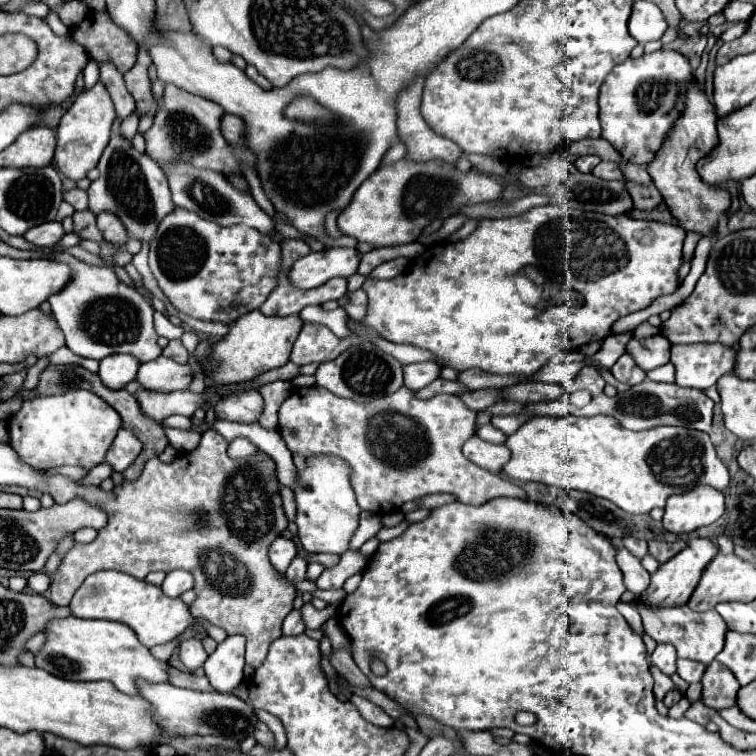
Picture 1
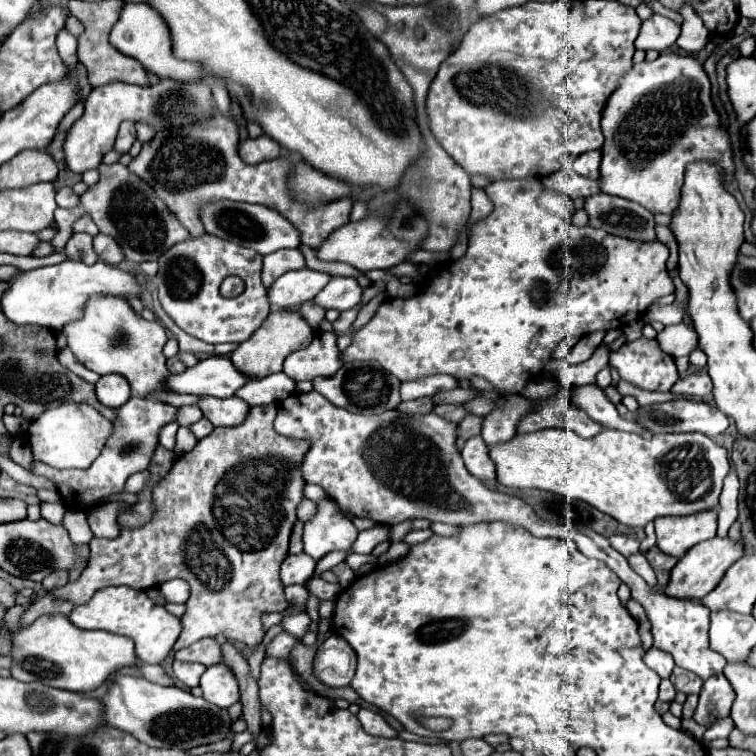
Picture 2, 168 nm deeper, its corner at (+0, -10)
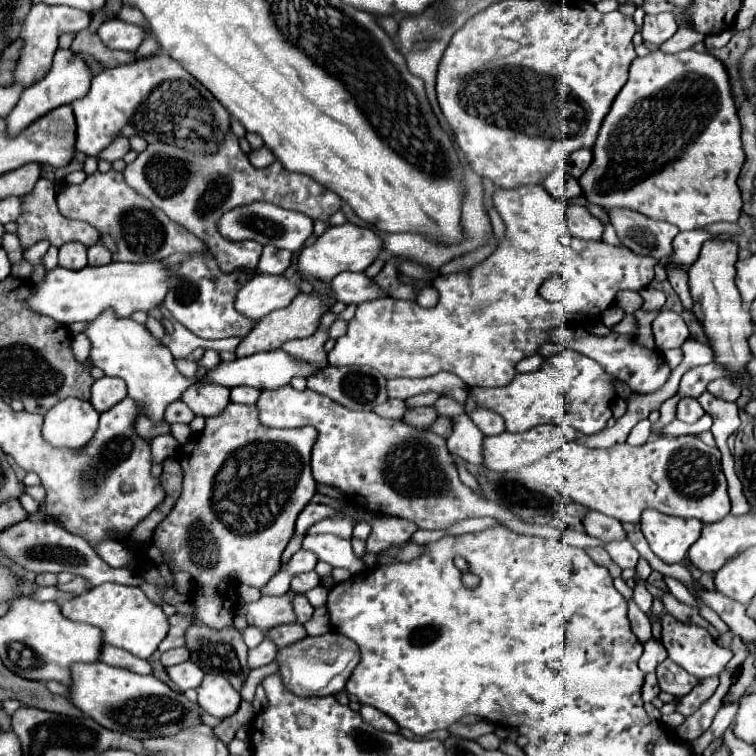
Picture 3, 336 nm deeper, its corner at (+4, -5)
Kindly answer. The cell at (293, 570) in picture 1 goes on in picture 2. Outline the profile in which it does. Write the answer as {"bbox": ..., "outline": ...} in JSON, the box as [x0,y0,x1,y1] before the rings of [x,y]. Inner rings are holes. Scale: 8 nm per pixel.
{"bbox":[285,585,309,605],"outline":[[[287,585],[285,595],[287,595],[289,605],[305,605],[309,591],[305,585]]]}

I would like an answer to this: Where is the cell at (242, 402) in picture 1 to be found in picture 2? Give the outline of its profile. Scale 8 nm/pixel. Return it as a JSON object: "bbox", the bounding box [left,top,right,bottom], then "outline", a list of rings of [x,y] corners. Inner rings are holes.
{"bbox":[197,397,249,427],"outline":[[[203,397],[197,405],[203,415],[215,425],[215,427],[237,427],[245,421],[249,413],[249,405],[239,399],[239,397],[227,397],[227,399],[217,399],[217,397]]]}

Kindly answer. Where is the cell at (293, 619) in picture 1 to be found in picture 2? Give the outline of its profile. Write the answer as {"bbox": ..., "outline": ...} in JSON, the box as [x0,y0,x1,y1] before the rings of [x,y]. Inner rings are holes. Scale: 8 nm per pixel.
{"bbox":[265,631,297,659],"outline":[[[283,631],[267,645],[265,653],[267,653],[267,657],[283,657],[285,659],[295,645],[297,645],[297,637],[293,637],[291,633]]]}

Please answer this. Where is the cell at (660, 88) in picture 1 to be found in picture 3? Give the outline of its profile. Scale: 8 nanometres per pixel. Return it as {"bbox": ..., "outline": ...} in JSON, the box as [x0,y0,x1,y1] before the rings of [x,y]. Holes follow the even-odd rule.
{"bbox":[579,50,745,230],"outline":[[[653,50],[645,58],[633,60],[631,70],[629,70],[629,80],[617,94],[609,114],[605,116],[605,120],[601,124],[599,138],[593,146],[593,162],[591,162],[589,170],[585,170],[585,174],[579,176],[579,184],[583,188],[583,196],[587,198],[587,202],[599,204],[605,212],[611,208],[629,208],[629,210],[635,210],[635,212],[647,216],[647,218],[657,218],[657,220],[669,222],[669,224],[677,226],[679,230],[701,230],[715,222],[737,222],[739,220],[743,202],[741,202],[741,190],[737,186],[737,178],[741,174],[743,162],[745,162],[745,152],[743,152],[743,144],[741,144],[741,122],[737,116],[737,108],[735,108],[729,72],[723,66],[723,62],[717,60],[715,56],[711,56],[709,52],[683,50],[677,54],[663,54],[661,50]]]}

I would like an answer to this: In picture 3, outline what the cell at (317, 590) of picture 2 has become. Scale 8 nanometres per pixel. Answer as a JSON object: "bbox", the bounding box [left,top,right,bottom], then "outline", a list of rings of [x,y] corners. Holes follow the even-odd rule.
{"bbox":[291,572,321,594],"outline":[[[303,572],[303,574],[297,574],[293,580],[291,580],[291,588],[299,594],[305,594],[307,590],[315,588],[317,584],[321,582],[321,578],[317,576],[317,572]]]}

